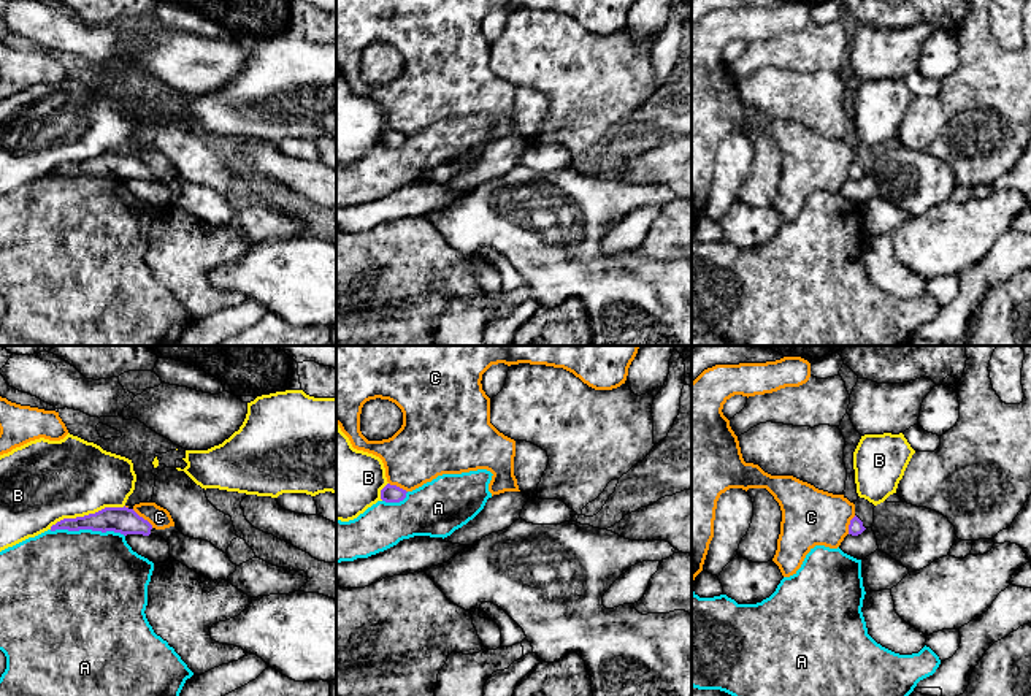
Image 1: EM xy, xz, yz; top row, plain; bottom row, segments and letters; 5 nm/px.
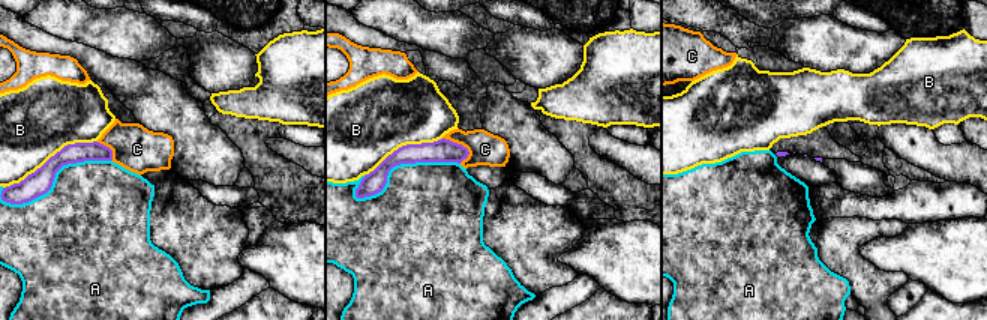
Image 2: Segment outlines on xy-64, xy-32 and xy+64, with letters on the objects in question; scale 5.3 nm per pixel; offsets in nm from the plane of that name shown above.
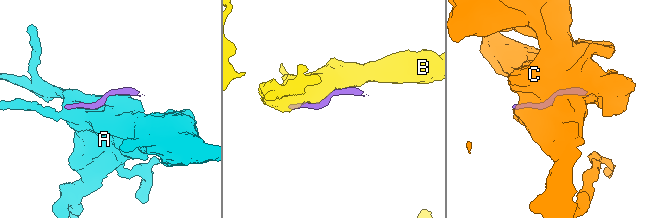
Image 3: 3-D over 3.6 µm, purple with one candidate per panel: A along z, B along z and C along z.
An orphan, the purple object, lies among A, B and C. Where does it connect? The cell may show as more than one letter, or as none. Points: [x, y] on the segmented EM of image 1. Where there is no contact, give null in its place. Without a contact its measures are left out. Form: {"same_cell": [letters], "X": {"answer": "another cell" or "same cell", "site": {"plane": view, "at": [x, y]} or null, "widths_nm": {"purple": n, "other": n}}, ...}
{"same_cell": [], "A": {"answer": "another cell", "site": {"plane": "xy", "at": [88, 528]}, "widths_nm": {"purple": 140, "other": 480}}, "B": {"answer": "another cell", "site": {"plane": "xy", "at": [86, 516]}, "widths_nm": {"purple": 140, "other": 400}}, "C": {"answer": "another cell", "site": {"plane": "xy", "at": [141, 517]}, "widths_nm": {"purple": 140, "other": 110}}}

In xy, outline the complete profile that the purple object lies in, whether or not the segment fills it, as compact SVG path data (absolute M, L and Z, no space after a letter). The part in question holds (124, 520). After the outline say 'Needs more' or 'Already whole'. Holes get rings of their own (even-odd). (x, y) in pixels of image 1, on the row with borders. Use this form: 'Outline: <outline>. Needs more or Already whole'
Outline: M105 507L95 514L76 518L63 518L51 526L56 530L92 530L114 531L127 534L155 534L163 537L170 545L170 556L182 563L197 574L211 580L227 580L236 571L227 553L216 549L211 542L184 536L176 526L155 530L148 520L128 507Z. Needs more

